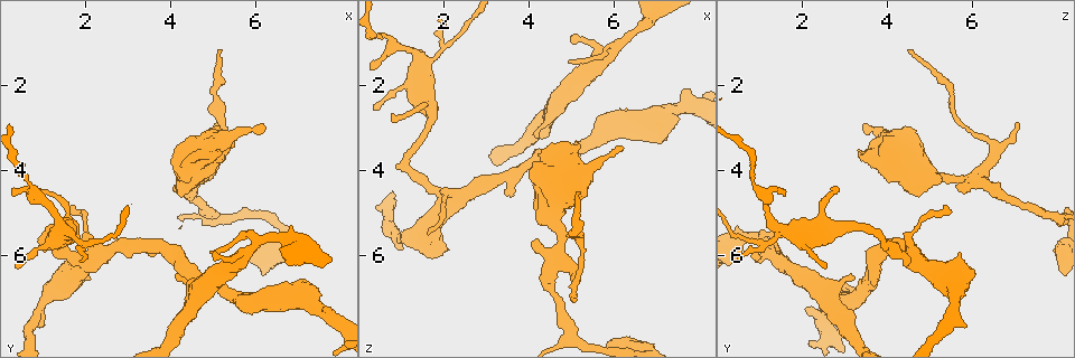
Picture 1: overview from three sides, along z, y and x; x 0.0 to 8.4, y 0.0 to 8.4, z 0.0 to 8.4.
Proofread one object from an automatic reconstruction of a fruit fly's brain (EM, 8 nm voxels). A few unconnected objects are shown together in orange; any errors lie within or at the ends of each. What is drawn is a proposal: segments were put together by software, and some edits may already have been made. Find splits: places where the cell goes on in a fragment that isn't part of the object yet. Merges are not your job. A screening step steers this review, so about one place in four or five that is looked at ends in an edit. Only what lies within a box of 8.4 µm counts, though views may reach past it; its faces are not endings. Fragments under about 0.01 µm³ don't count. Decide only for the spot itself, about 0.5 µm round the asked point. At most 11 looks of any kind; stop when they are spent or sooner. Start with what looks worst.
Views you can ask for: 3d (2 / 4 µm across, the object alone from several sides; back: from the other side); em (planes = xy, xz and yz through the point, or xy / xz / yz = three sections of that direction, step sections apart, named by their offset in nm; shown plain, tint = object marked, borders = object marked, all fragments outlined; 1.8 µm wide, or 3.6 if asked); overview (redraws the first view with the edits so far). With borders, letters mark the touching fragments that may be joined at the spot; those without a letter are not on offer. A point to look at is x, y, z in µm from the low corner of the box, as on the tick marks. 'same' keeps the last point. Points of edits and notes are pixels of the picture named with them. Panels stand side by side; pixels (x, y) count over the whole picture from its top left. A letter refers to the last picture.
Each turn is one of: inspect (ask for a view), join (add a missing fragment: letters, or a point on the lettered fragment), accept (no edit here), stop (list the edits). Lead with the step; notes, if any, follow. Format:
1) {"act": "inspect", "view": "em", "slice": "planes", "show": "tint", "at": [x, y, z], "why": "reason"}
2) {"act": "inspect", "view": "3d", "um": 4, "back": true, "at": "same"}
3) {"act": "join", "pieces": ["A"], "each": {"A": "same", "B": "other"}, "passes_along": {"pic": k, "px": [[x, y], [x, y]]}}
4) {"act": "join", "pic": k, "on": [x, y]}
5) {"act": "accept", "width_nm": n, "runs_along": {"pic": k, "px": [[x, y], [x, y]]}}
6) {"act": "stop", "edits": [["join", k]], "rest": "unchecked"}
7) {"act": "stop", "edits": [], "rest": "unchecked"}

{"act": "inspect", "view": "3d", "um": 2, "back": true, "at": [4.90, 5.90, 1.45], "why": "thin end"}

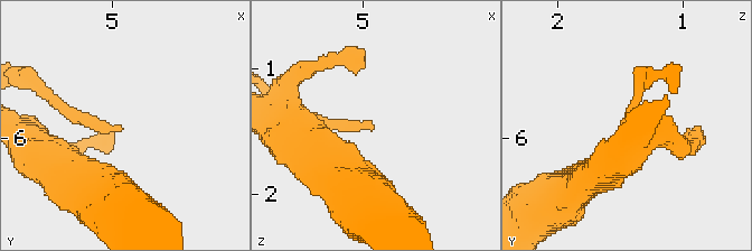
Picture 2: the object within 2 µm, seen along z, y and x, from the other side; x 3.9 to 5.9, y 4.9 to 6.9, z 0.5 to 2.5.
{"act": "inspect", "view": "em", "slice": "yz", "step": 8, "show": "tint", "at": [4.90, 5.94, 1.42], "why": "shape alone is not enough"}

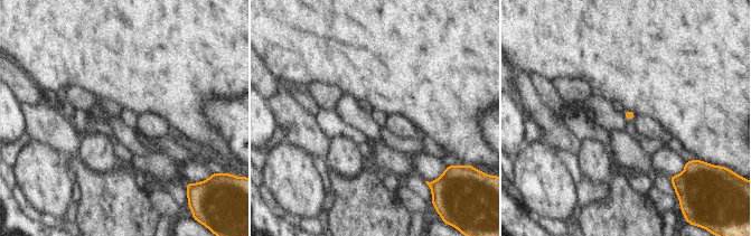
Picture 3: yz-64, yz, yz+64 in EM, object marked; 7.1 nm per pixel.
{"act": "inspect", "view": "em", "slice": "planes", "show": "borders", "at": "same", "why": "another direction"}

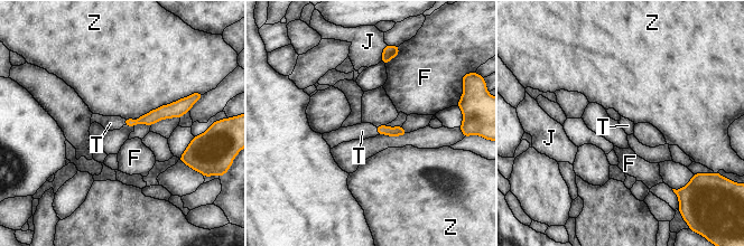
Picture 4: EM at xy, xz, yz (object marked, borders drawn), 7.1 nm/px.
{"act": "join", "pieces": ["T"], "each": {"F": "other", "J": "other", "T": "same", "Z": "other"}, "passes_along": {"pic": 4, "px": [[397, 131], [377, 131], [362, 131]]}, "found": "the cell continues"}

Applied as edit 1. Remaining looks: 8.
{"act": "inspect", "view": "overview"}

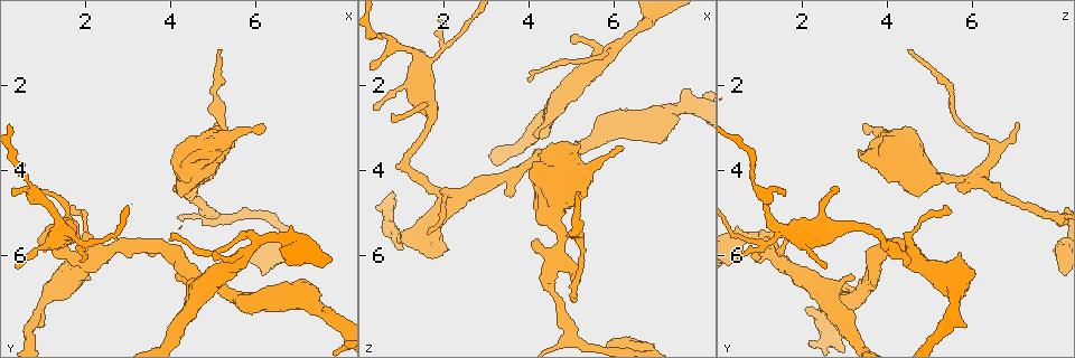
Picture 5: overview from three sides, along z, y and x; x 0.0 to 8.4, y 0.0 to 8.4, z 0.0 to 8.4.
{"act": "inspect", "view": "em", "slice": "planes", "show": "borders", "at": [5.10, 2.90, 7.05], "why": "an open end"}

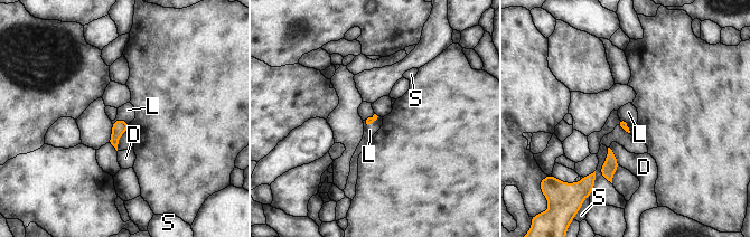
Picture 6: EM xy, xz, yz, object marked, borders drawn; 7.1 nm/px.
{"act": "join", "pieces": ["L"], "each": {"D": "other", "L": "same", "S": "other"}, "found": "the cell continues"}

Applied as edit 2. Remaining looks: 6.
{"act": "inspect", "view": "overview"}

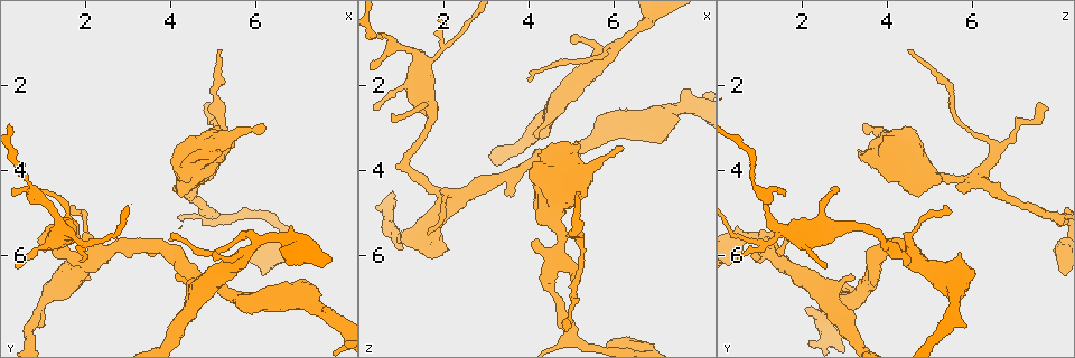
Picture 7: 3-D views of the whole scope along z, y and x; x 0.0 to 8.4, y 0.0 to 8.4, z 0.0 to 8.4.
{"act": "inspect", "view": "em", "slice": "planes", "show": "plain", "at": [0.80, 4.40, 2.70], "why": "thin end"}

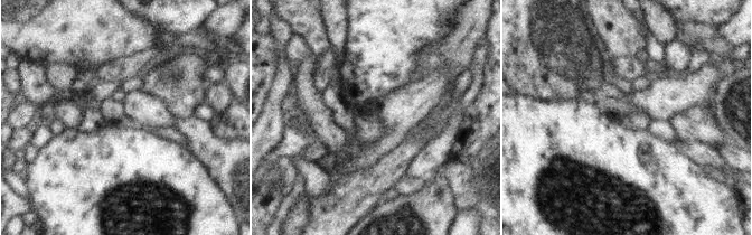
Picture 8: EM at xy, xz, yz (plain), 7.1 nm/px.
{"act": "inspect", "view": "em", "slice": "planes", "show": "borders", "at": "same", "why": "what lies round it"}

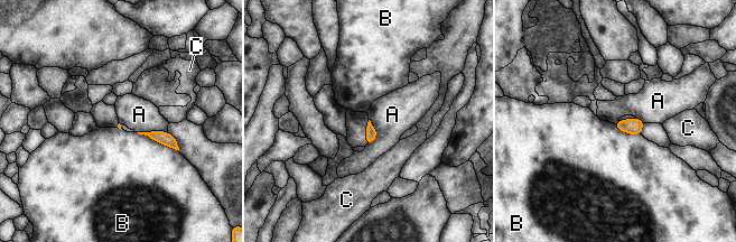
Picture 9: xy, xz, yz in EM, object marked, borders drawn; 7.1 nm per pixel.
{"act": "accept", "each": {"A": "other", "B": "other", "C": "other"}, "border": {"pic": 9, "px": [[167, 131], [137, 132]]}, "found": "no lettered fragment goes on from it"}

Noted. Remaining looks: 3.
{"act": "inspect", "view": "3d", "um": 4, "at": [5.00, 5.05, 7.80], "why": "three arms meet"}

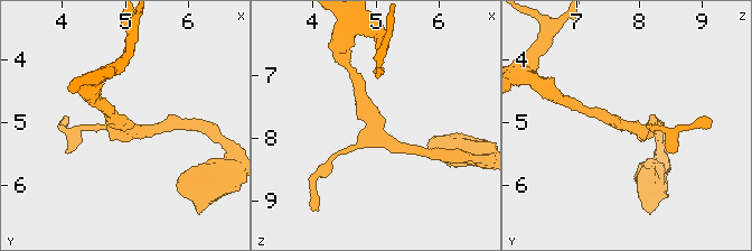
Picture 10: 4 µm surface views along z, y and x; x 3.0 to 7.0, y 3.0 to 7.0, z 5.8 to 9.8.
{"act": "inspect", "view": "em", "slice": "yz", "step": 4, "show": "tint", "at": [4.95, 5.05, 7.80], "why": "shape alone is not enough"}

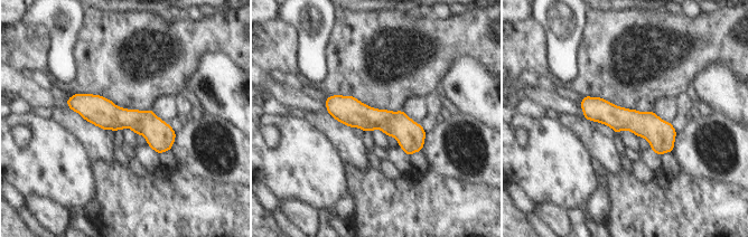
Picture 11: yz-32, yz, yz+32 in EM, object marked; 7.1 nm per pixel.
{"act": "inspect", "view": "em", "slice": "planes", "show": "borders", "at": "same", "why": "another direction"}

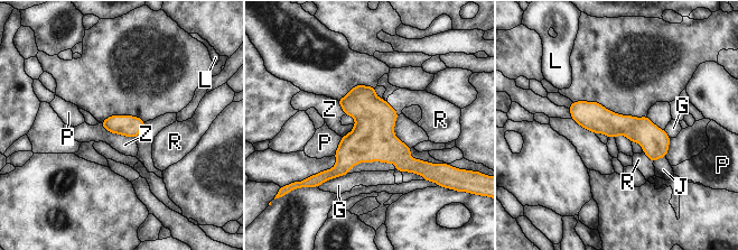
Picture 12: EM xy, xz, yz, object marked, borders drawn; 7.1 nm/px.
{"act": "accept", "each": {"G": "other", "J": "other", "L": "other", "P": "other", "R": "other", "Z": "other"}, "border": {"pic": 12, "px": [[100, 123], [111, 132], [134, 138]]}, "found": "no lettered fragment goes on from it"}

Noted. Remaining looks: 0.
{"act": "stop", "edits": [["join", 4], ["join", 6]], "rest": "unchecked"}

